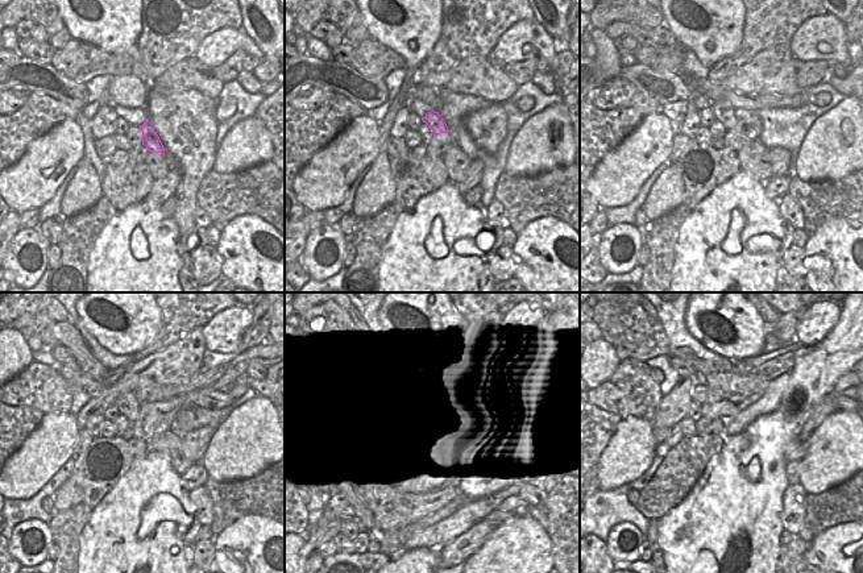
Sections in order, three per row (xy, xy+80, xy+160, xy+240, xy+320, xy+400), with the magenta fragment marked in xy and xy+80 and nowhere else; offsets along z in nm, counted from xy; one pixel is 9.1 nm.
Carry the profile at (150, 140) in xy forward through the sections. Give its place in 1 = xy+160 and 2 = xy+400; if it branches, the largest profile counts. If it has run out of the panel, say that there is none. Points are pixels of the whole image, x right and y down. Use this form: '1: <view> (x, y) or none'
1: xy+160 (723, 112)
2: xy+400 (683, 368)

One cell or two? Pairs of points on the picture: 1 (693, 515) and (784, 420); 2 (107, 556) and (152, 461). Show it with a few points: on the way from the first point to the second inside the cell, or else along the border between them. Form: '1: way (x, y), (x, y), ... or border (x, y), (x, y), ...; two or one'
1: way (718, 490), (725, 482), (726, 473), (759, 440); one
2: way (121, 532), (139, 515), (152, 485); one

